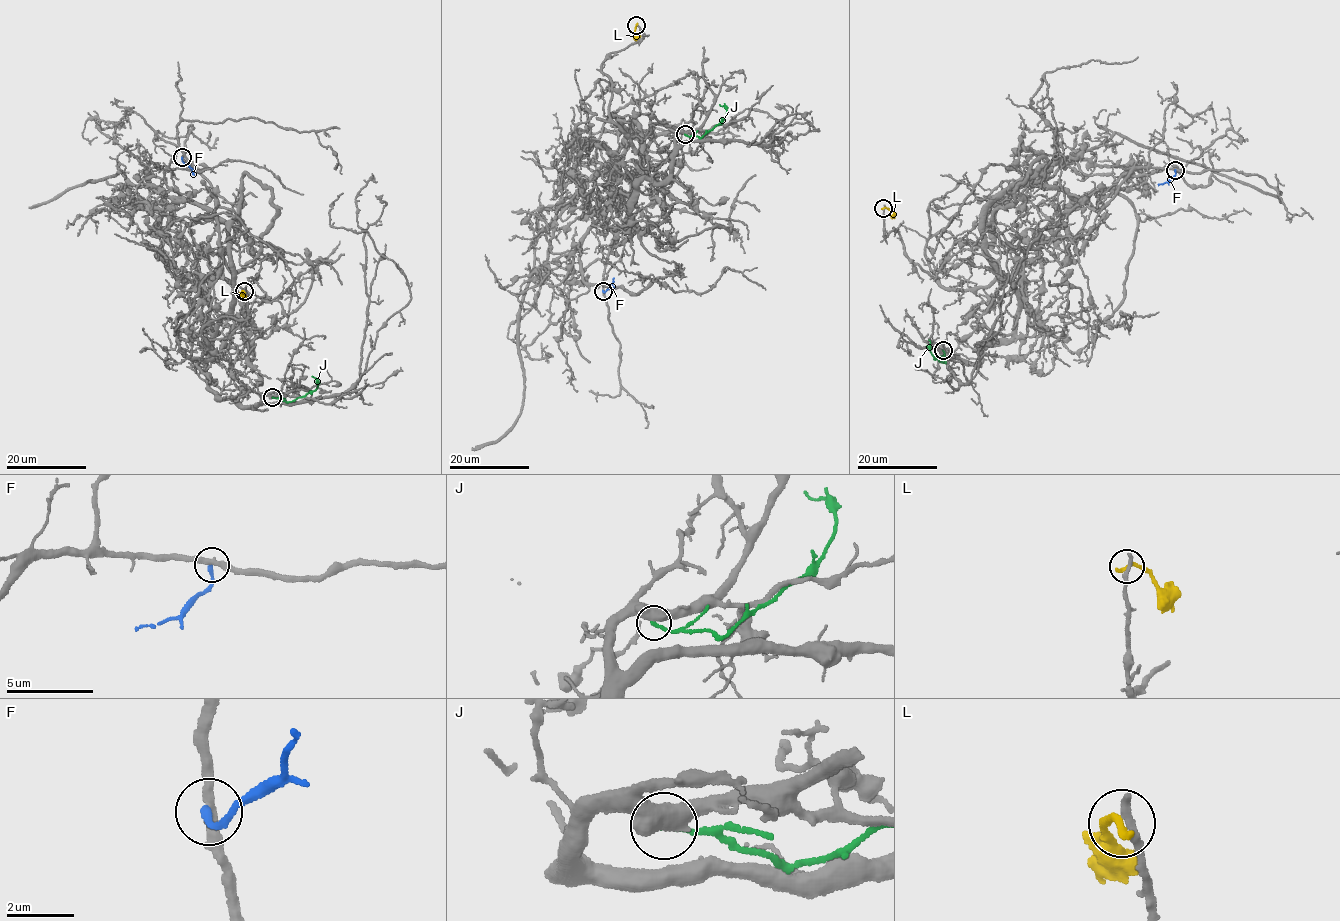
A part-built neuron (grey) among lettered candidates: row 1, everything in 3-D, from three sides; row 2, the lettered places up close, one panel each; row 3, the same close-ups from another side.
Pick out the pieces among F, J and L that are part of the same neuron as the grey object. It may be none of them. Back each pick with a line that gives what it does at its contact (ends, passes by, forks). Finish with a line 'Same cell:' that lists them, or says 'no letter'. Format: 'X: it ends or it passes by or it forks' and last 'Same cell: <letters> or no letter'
Same cell: no letter

